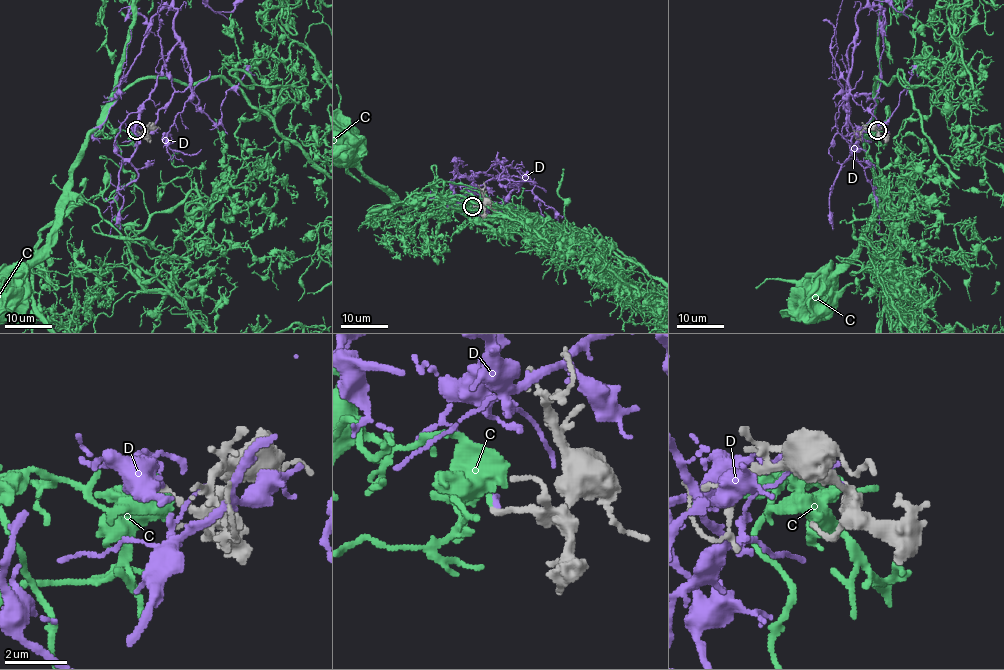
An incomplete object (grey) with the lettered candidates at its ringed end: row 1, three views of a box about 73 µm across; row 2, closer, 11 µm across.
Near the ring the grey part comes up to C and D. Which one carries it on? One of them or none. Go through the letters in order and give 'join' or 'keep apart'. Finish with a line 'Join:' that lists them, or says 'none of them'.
C: join
D: keep apart
Join: C

